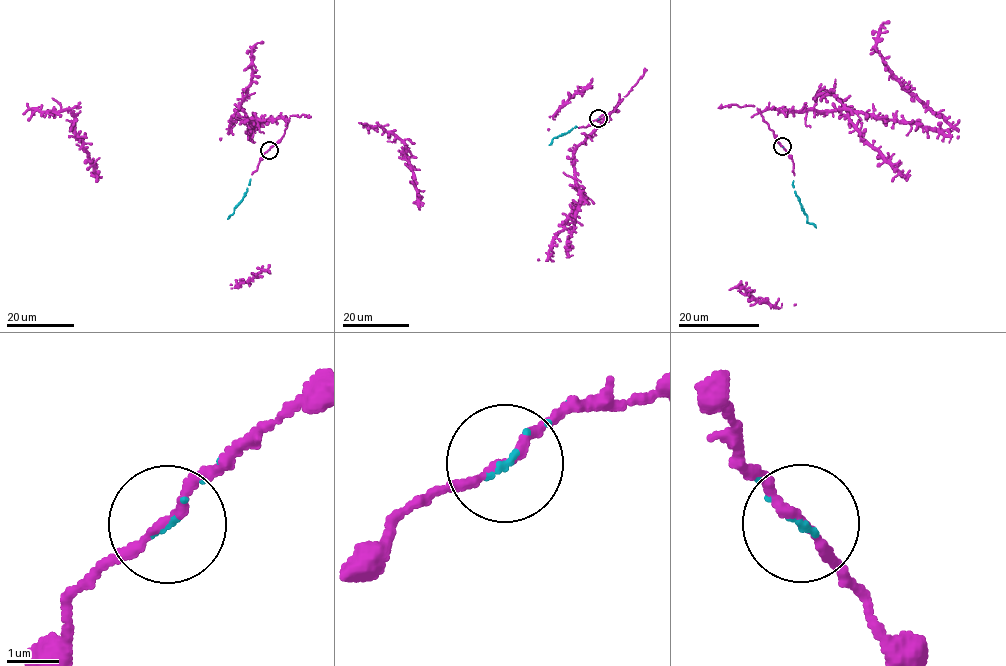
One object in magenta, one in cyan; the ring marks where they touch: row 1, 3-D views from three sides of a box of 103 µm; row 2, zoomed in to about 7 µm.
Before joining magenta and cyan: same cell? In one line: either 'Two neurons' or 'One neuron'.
One neuron

